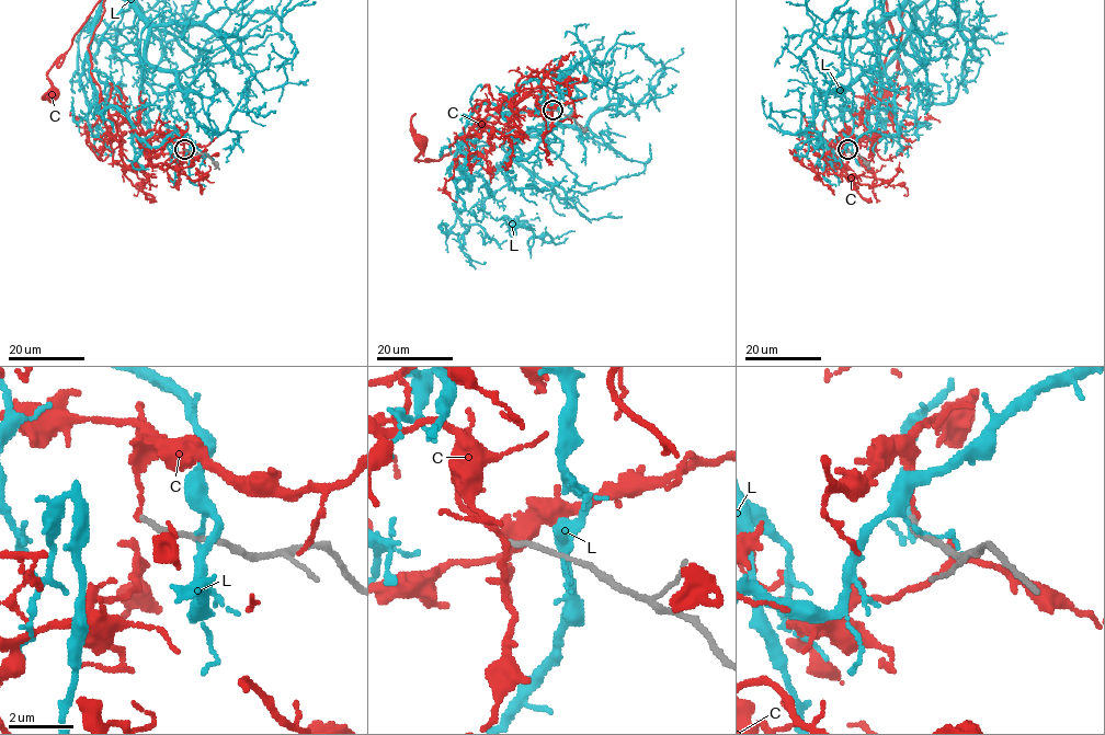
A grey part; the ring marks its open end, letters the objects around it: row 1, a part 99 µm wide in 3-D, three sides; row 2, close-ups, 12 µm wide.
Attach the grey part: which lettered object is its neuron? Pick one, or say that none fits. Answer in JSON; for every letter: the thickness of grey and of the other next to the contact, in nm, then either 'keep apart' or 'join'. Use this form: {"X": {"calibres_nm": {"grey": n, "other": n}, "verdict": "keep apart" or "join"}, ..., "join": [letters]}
{"C": {"calibres_nm": {"grey": 160, "other": 100}, "verdict": "keep apart"}, "L": {"calibres_nm": {"grey": 140, "other": 150}, "verdict": "keep apart"}, "join": []}

